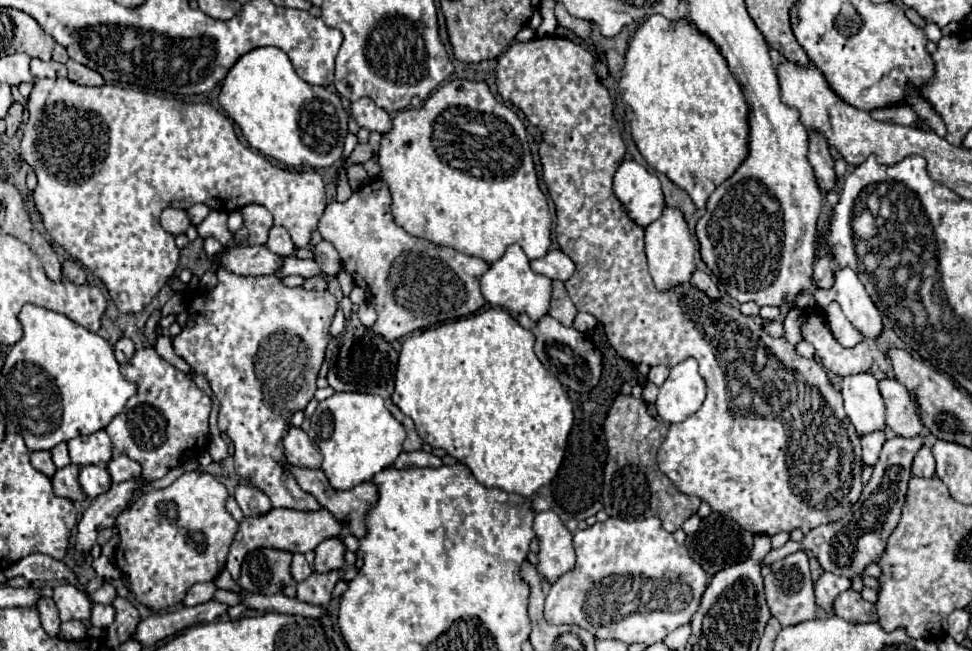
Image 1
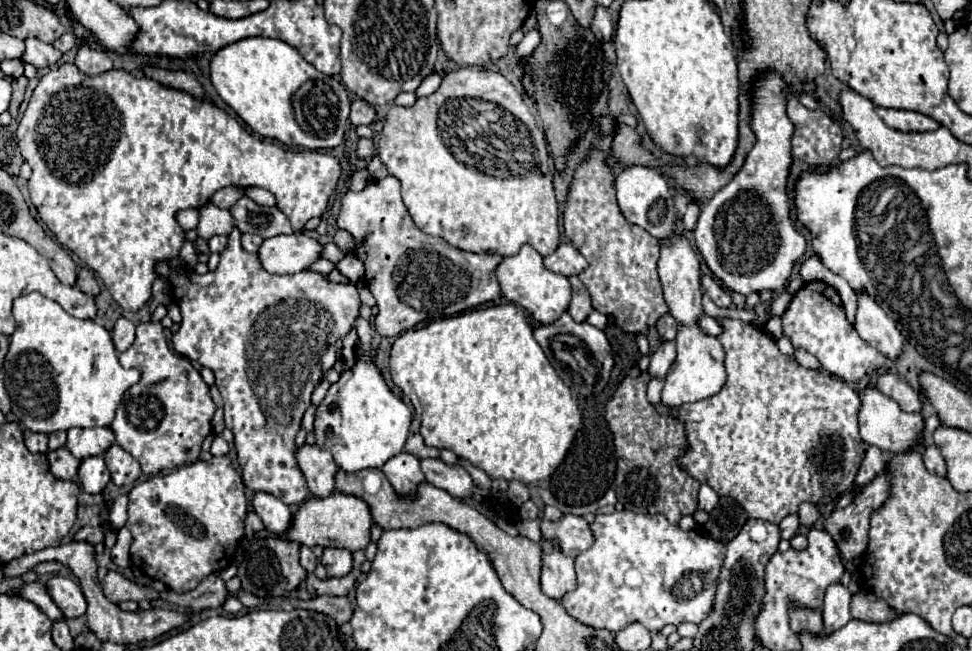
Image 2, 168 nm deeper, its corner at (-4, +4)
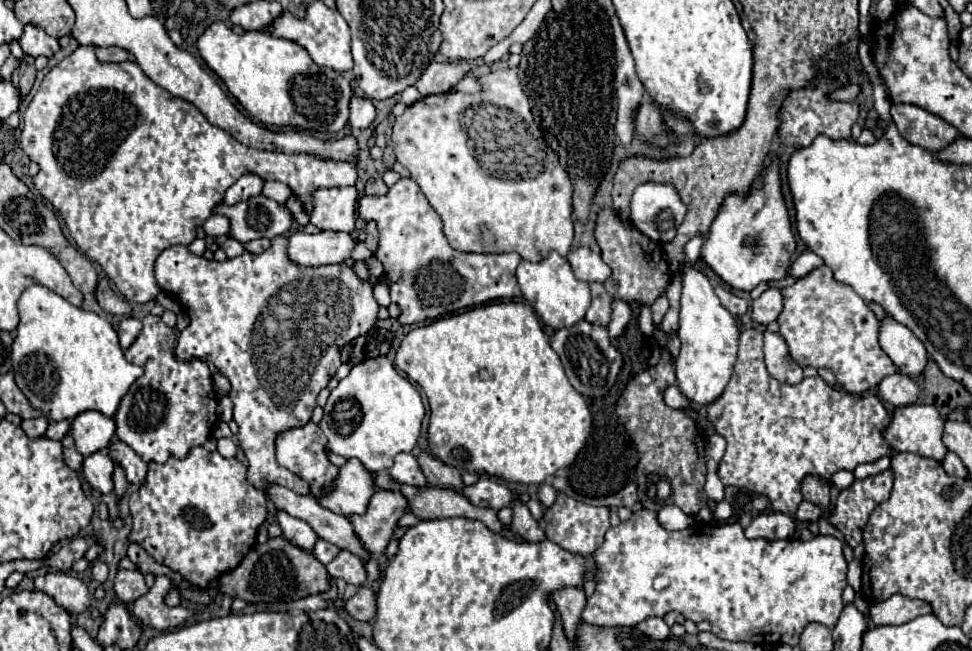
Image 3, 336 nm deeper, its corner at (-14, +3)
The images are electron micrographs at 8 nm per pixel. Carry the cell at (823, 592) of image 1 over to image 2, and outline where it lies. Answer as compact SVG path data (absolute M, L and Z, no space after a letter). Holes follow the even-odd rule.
M832 584L826 590L822 616L824 616L824 634L832 634L838 628L842 628L852 616L850 616L850 590L842 584Z

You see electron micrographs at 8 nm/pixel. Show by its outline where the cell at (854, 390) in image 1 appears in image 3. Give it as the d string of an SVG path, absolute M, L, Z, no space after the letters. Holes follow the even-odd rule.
M908 405L908 407L896 407L892 409L892 419L884 429L884 441L890 445L894 453L918 453L922 457L930 457L936 461L942 461L944 455L948 453L946 445L942 443L942 431L944 431L944 421L936 407L930 405Z

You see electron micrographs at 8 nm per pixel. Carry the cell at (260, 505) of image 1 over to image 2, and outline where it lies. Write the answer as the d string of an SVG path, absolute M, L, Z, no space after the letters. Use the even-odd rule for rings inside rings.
M256 492L254 496L254 512L262 518L262 522L266 524L266 530L270 534L286 534L290 524L292 524L292 508L286 506L282 500L278 500L272 494L266 492Z

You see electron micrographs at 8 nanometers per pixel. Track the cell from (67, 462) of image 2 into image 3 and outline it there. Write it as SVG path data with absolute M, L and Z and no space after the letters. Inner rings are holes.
M66 435L66 437L62 439L62 445L64 445L64 463L66 463L70 469L80 471L80 469L82 469L82 461L84 461L84 457L76 451L72 437Z

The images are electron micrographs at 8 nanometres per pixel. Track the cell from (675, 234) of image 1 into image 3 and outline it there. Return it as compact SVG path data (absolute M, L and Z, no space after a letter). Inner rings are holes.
M686 265L682 271L682 299L680 299L680 329L682 341L680 357L676 359L676 385L688 401L708 405L718 399L732 377L738 351L738 335L734 317L720 305L710 281L698 269Z

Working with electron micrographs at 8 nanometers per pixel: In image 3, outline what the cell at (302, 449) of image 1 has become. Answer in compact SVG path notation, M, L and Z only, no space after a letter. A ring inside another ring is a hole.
M348 459L340 467L336 479L324 485L324 495L318 503L338 515L350 517L366 511L374 491L370 471L366 471L358 459Z

